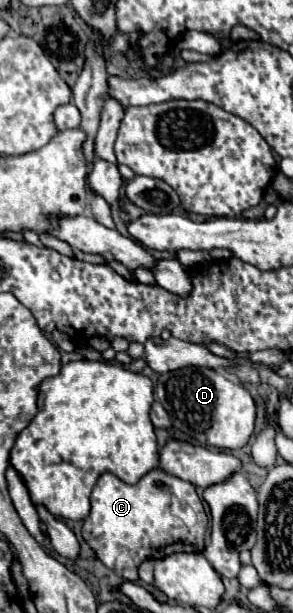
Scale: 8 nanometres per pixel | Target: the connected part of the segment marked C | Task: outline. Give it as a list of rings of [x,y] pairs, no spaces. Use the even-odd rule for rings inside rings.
[[[162,468],[150,470],[136,484],[126,484],[112,472],[106,472],[98,478],[90,504],[92,510],[84,520],[82,536],[96,556],[124,580],[136,580],[138,566],[146,558],[164,558],[174,552],[200,552],[204,548],[208,518],[196,486],[164,472]],[[172,496],[194,510],[198,518],[194,526],[186,526],[180,516],[172,514]]]

